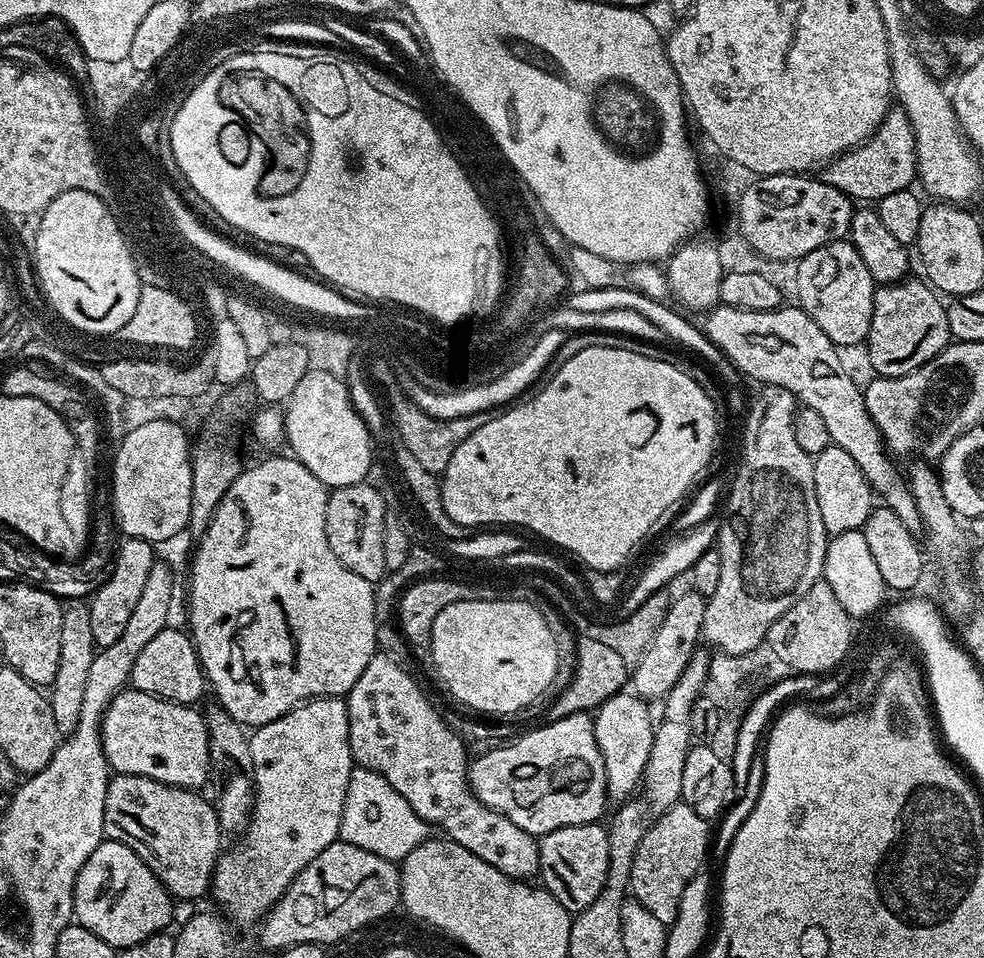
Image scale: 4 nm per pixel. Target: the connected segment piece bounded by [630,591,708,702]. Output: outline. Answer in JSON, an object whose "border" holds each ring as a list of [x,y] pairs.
{"border":[[[690,591],[681,597],[673,599],[666,610],[666,616],[658,628],[654,640],[644,653],[639,664],[630,672],[630,688],[636,695],[644,697],[649,702],[663,701],[668,691],[682,678],[686,666],[691,662],[698,645],[701,643],[704,630],[704,615],[708,609],[708,601],[702,594]]]}

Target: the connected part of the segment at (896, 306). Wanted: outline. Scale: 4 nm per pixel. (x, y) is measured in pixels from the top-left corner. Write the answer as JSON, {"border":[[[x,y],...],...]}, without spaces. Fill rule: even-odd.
{"border":[[[912,279],[877,287],[874,294],[874,314],[866,349],[876,376],[910,374],[930,362],[952,340],[945,301],[923,279]]]}

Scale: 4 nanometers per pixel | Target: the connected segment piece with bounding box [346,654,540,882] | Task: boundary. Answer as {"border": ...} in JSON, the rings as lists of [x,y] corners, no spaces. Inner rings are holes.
{"border":[[[377,654],[370,658],[370,666],[366,666],[366,670],[362,670],[362,678],[358,678],[358,682],[354,682],[354,686],[347,694],[346,703],[348,705],[348,733],[350,734],[350,750],[352,751],[353,761],[361,768],[369,768],[378,774],[382,774],[382,778],[386,778],[386,782],[390,782],[390,786],[394,786],[394,790],[398,790],[398,794],[402,794],[402,798],[406,798],[406,802],[410,802],[410,808],[414,810],[414,814],[418,814],[418,818],[422,818],[428,825],[441,828],[443,835],[447,839],[453,840],[455,844],[461,844],[466,850],[470,850],[470,854],[474,854],[478,858],[482,858],[482,862],[486,862],[490,866],[494,866],[494,870],[498,870],[504,876],[509,876],[511,880],[531,881],[533,877],[540,871],[540,841],[537,837],[532,836],[526,830],[522,830],[522,826],[514,826],[514,822],[510,822],[510,818],[506,818],[498,810],[494,810],[490,806],[486,806],[472,792],[472,787],[468,781],[468,770],[470,767],[470,755],[466,749],[466,741],[458,733],[450,728],[447,724],[442,712],[435,708],[428,701],[426,693],[420,689],[420,684],[406,670],[407,667],[403,663],[391,660],[388,656]]]}

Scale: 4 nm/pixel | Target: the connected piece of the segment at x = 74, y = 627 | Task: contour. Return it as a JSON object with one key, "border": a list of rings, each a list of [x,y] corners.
{"border":[[[72,602],[64,608],[62,650],[58,652],[58,674],[54,676],[50,685],[54,722],[58,726],[61,737],[64,738],[74,734],[78,726],[78,718],[82,714],[82,694],[86,690],[86,678],[90,678],[90,666],[98,651],[97,633],[92,626],[91,614],[91,607],[84,602]]]}

